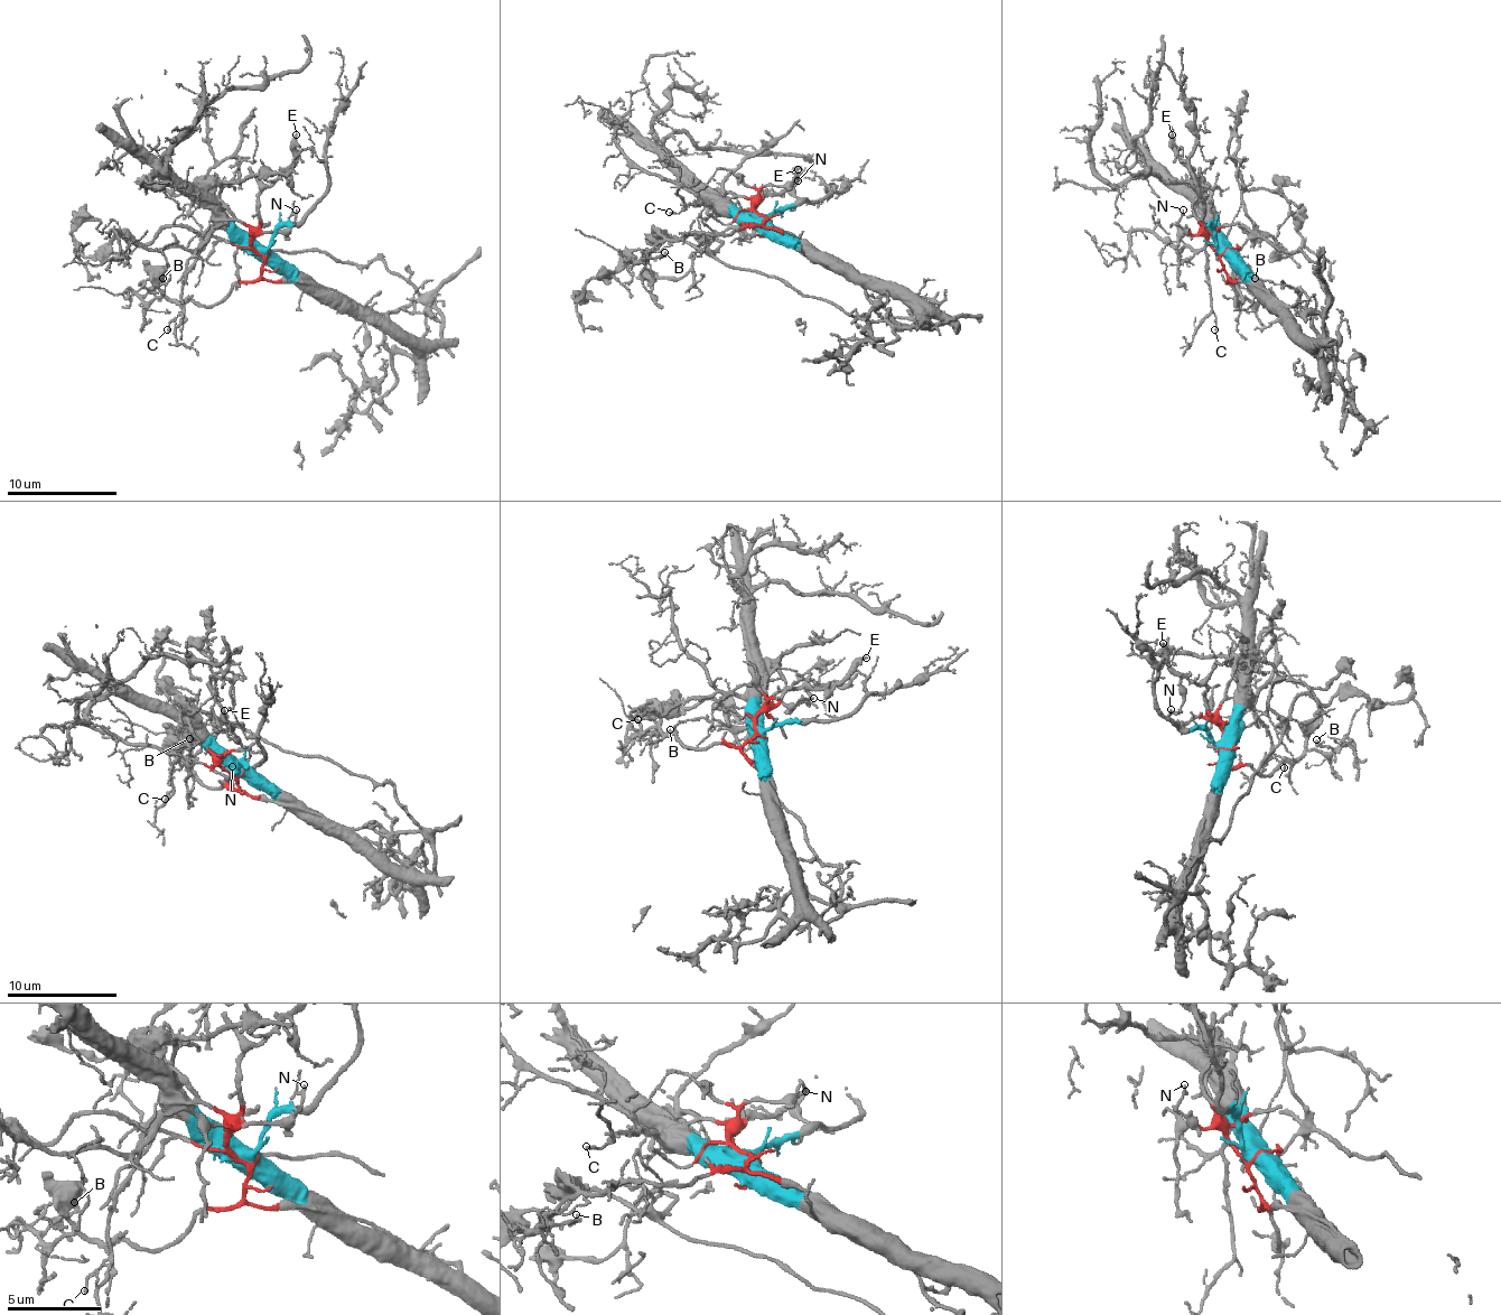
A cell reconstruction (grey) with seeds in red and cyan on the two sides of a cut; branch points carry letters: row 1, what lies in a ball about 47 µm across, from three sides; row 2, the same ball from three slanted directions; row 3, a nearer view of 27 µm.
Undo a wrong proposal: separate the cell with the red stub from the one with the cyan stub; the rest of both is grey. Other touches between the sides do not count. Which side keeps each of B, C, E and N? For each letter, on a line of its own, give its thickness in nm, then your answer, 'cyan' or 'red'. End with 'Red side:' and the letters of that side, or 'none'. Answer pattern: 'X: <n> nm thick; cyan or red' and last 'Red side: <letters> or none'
B: 200 nm thick; red
C: 130 nm thick; cyan
E: 240 nm thick; red
N: 150 nm thick; red
Red side: B, E, N

